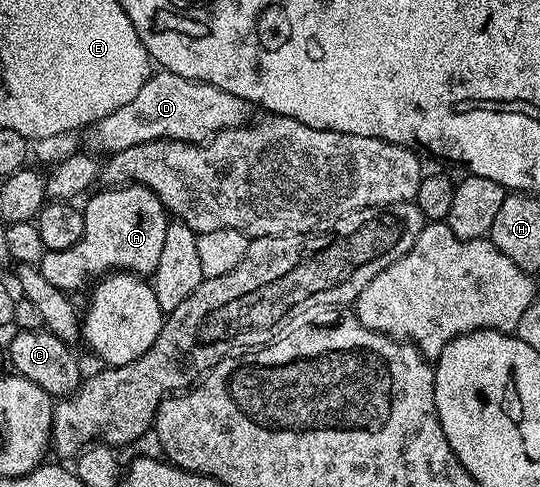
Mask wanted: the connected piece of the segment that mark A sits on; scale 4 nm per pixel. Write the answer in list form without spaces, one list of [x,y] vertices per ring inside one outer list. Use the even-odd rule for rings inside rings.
[[[126,183],[100,190],[84,200],[85,232],[82,239],[69,249],[46,250],[41,258],[39,266],[43,277],[47,277],[55,289],[74,293],[80,287],[88,288],[94,281],[110,273],[149,277],[159,265],[159,257],[163,254],[163,237],[167,237],[167,225],[170,222],[159,197],[155,197],[155,193],[141,183]]]

